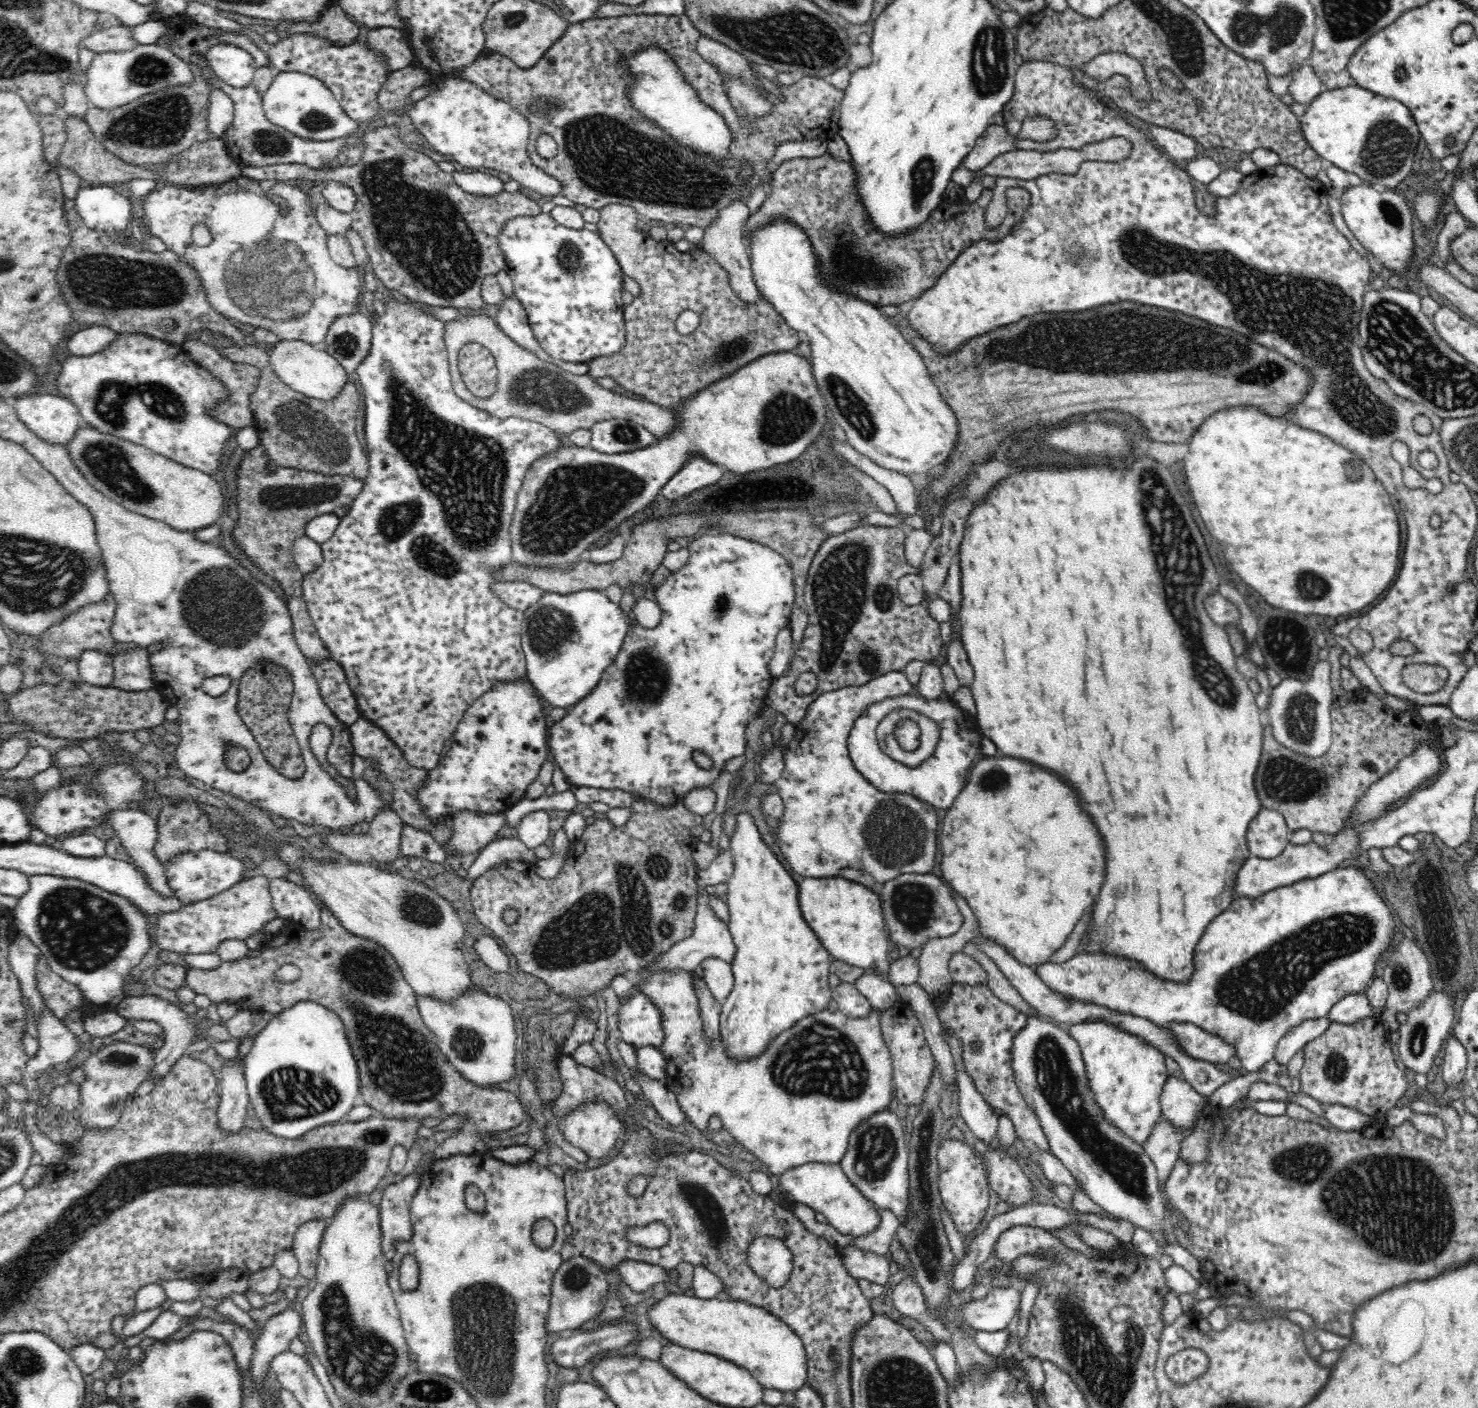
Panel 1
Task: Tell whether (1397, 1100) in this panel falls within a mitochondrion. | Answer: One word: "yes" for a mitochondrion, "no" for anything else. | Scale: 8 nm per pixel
no

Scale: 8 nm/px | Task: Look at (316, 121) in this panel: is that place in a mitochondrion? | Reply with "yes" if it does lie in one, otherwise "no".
yes

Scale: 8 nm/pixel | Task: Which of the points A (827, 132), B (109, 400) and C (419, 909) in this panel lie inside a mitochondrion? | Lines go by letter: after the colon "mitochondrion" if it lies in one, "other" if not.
A: other
B: mitochondrion
C: mitochondrion

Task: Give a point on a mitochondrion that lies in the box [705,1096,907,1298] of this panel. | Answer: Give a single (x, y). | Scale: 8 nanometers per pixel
(876, 1150)

